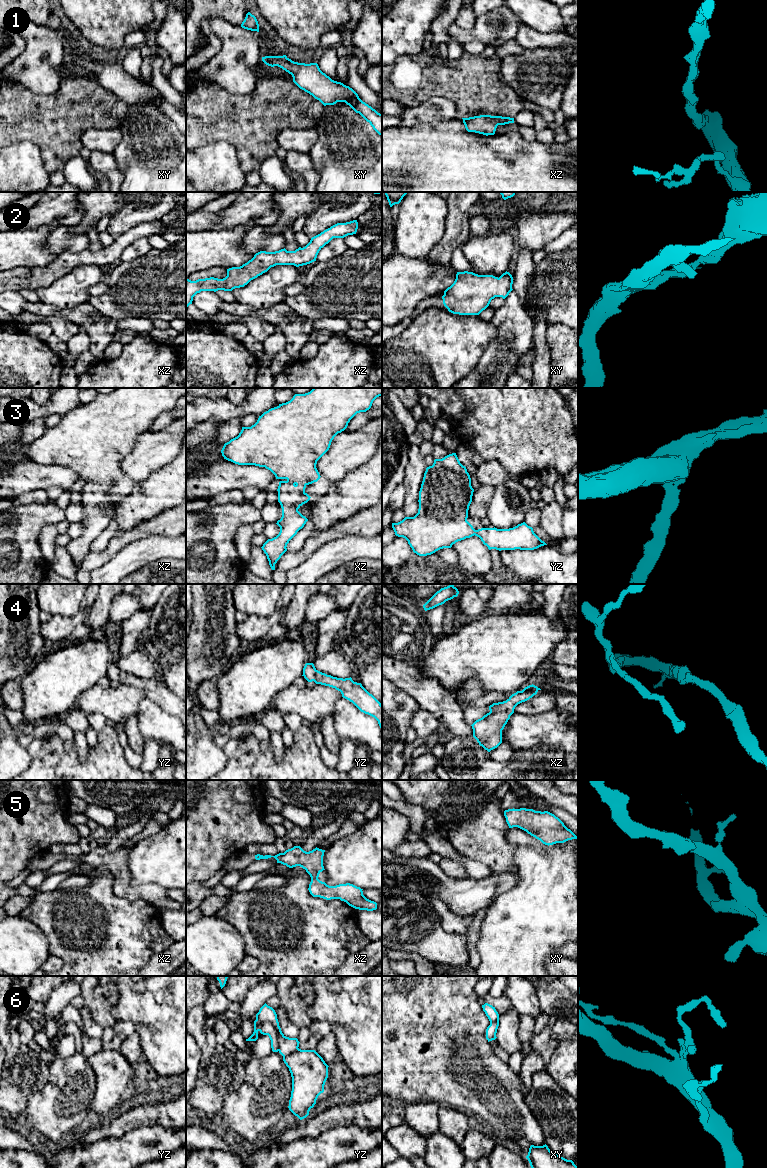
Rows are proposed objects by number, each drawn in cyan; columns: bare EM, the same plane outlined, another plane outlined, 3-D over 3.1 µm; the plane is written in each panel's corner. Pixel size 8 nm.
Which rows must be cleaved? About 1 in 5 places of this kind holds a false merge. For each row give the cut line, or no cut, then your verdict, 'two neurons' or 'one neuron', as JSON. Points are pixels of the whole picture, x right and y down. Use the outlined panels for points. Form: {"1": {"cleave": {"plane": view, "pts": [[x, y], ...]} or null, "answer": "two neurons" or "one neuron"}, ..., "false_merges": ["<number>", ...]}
{"1": {"cleave": null, "answer": "one neuron"}, "2": {"cleave": null, "answer": "one neuron"}, "3": {"cleave": null, "answer": "one neuron"}, "4": {"cleave": null, "answer": "one neuron"}, "5": {"cleave": null, "answer": "one neuron"}, "6": {"cleave": {"plane": "yz", "pts": [[265, 1020], [268, 1020], [275, 1028], [278, 1050]]}, "answer": "two neurons"}, "false_merges": ["6"]}

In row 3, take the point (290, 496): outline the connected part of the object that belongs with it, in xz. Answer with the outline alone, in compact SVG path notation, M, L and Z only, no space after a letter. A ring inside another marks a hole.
M313 388L264 412L254 425L242 427L237 437L224 444L221 450L224 459L238 465L265 467L281 480L277 491L282 517L276 523L280 532L261 547L272 570L287 551L289 541L308 521L298 509L311 498L305 492L306 486L321 477L316 468L317 461L329 450L334 437L347 428L350 420L357 413L369 410L379 396L382 396L382 388Z

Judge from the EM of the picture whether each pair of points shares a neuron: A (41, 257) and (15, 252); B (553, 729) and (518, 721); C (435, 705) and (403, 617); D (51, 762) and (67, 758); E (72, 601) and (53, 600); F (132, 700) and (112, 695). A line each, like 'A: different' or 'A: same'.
A: same
B: same
C: same
D: different
E: same
F: same

